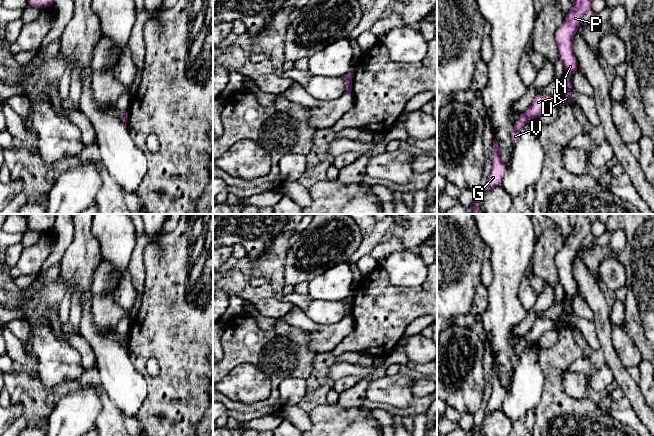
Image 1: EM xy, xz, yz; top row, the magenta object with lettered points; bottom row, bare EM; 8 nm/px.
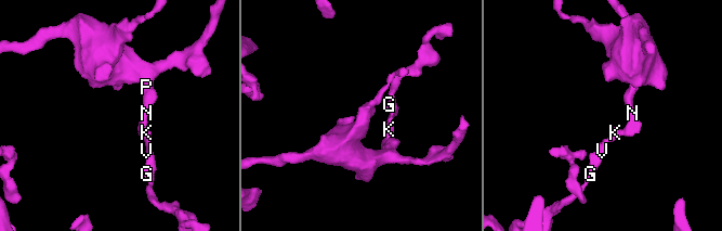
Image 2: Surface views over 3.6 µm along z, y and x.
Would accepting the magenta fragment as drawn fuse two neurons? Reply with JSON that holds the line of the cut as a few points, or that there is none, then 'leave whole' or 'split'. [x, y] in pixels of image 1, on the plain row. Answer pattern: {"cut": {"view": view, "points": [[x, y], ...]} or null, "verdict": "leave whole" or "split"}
{"cut": {"view": "xz", "points": [[345, 302], [351, 303]]}, "verdict": "split"}

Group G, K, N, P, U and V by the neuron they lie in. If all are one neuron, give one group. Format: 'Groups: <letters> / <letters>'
Groups: G V / K N P U

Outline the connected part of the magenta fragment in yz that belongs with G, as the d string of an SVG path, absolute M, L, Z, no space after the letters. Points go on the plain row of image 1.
M496 364L493 366L493 387L491 390L491 396L487 403L486 415L496 410L501 409L502 403L506 396L506 389L502 385L499 379L499 370Z

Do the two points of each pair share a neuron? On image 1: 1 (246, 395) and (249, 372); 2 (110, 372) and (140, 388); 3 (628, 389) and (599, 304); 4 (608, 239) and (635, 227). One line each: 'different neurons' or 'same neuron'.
1: same neuron
2: same neuron
3: same neuron
4: different neurons

